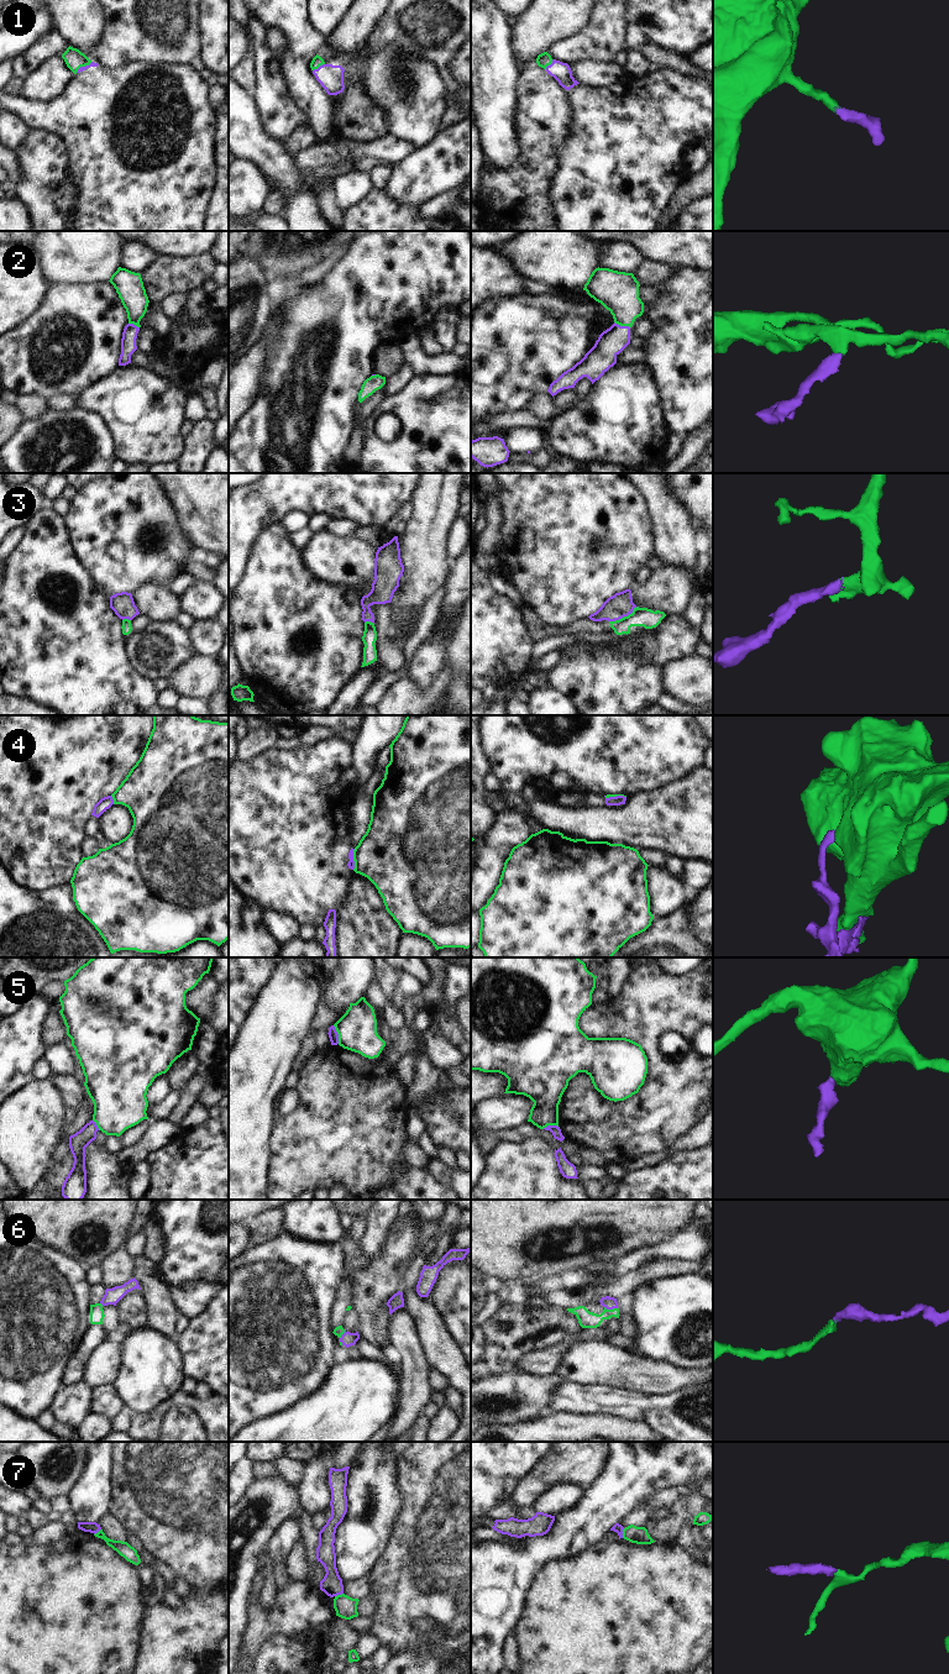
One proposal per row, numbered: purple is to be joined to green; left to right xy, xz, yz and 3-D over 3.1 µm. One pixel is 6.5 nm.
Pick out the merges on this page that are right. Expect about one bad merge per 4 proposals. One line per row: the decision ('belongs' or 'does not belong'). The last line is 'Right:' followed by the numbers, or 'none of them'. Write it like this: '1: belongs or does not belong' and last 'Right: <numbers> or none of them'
1: belongs
2: belongs
3: belongs
4: does not belong
5: does not belong
6: belongs
7: does not belong
Right: 1, 2, 3, 6

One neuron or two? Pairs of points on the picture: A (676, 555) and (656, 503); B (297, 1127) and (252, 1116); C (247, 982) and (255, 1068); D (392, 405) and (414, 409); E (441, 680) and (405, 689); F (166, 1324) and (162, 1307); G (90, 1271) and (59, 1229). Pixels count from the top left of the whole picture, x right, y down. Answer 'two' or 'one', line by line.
A: one
B: two
C: two
D: one
E: one
F: one
G: two

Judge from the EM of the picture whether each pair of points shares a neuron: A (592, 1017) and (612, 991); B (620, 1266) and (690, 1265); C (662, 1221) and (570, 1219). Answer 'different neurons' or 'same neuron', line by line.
A: different neurons
B: different neurons
C: same neuron

